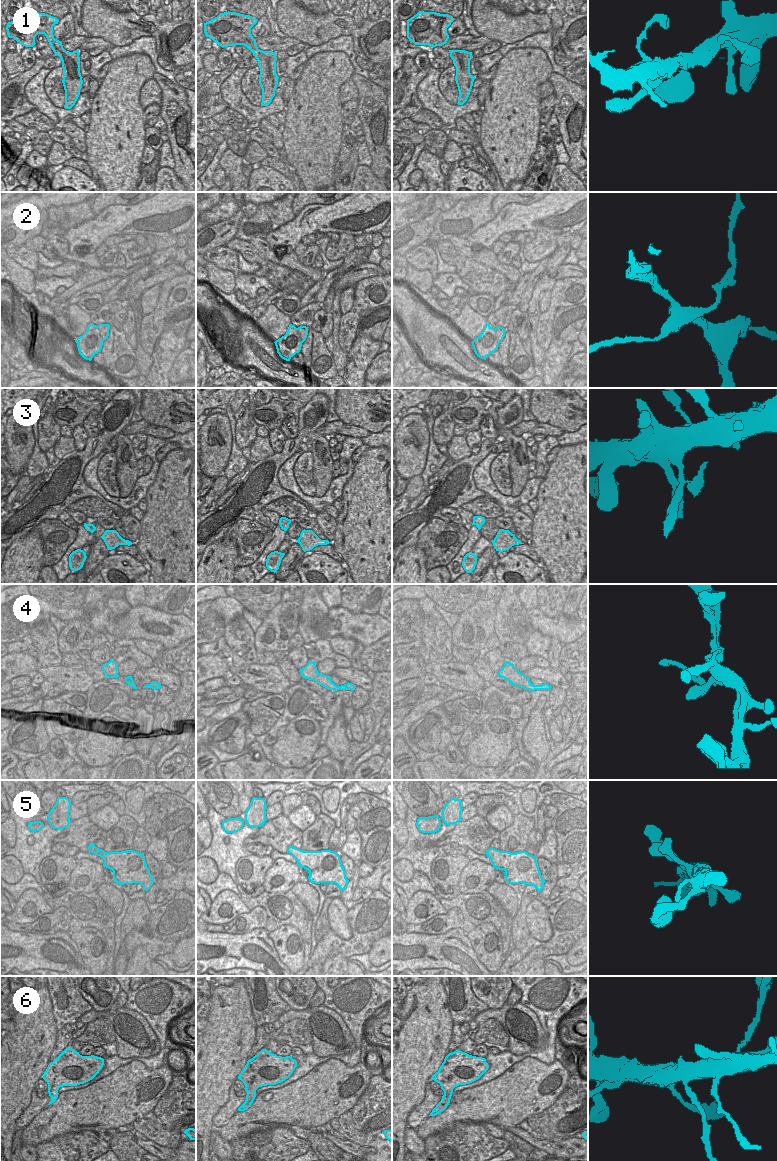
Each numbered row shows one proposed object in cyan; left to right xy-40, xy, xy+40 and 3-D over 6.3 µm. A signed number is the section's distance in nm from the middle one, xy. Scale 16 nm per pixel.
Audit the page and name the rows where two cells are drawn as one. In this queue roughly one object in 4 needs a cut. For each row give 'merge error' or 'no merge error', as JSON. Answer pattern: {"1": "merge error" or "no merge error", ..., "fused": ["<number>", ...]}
{"1": "no merge error", "2": "merge error", "3": "merge error", "4": "merge error", "5": "no merge error", "6": "merge error", "fused": ["2", "3", "4", "6"]}

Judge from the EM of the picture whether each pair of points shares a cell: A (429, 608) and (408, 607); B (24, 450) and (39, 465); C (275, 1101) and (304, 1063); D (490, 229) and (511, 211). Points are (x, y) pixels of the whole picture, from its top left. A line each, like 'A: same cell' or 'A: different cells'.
A: different cells
B: different cells
C: different cells
D: same cell

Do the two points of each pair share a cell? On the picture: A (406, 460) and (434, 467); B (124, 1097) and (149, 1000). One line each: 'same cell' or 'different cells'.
A: different cells
B: different cells

